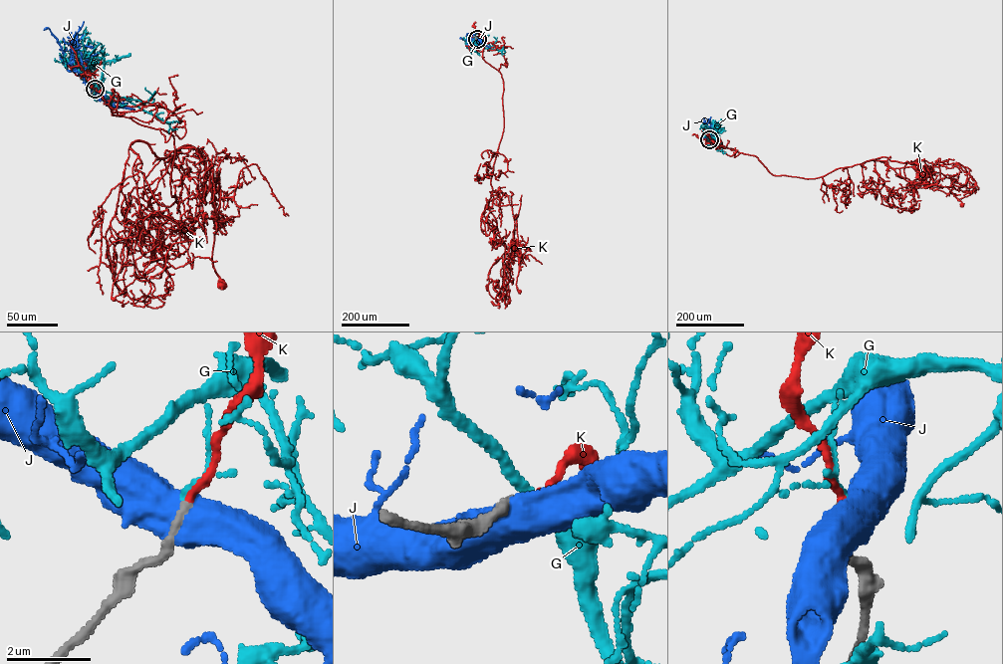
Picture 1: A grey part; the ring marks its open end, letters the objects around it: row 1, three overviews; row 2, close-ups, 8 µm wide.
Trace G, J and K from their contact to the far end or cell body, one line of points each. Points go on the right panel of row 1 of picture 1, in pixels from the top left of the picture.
G: (709, 139), (715, 138), (712, 131), (716, 127), (707, 130)
J: (709, 139), (708, 133), (713, 129), (708, 119)
K: (709, 139), (756, 156), (773, 175), (807, 178), (882, 157), (918, 159), (923, 179), (961, 204)

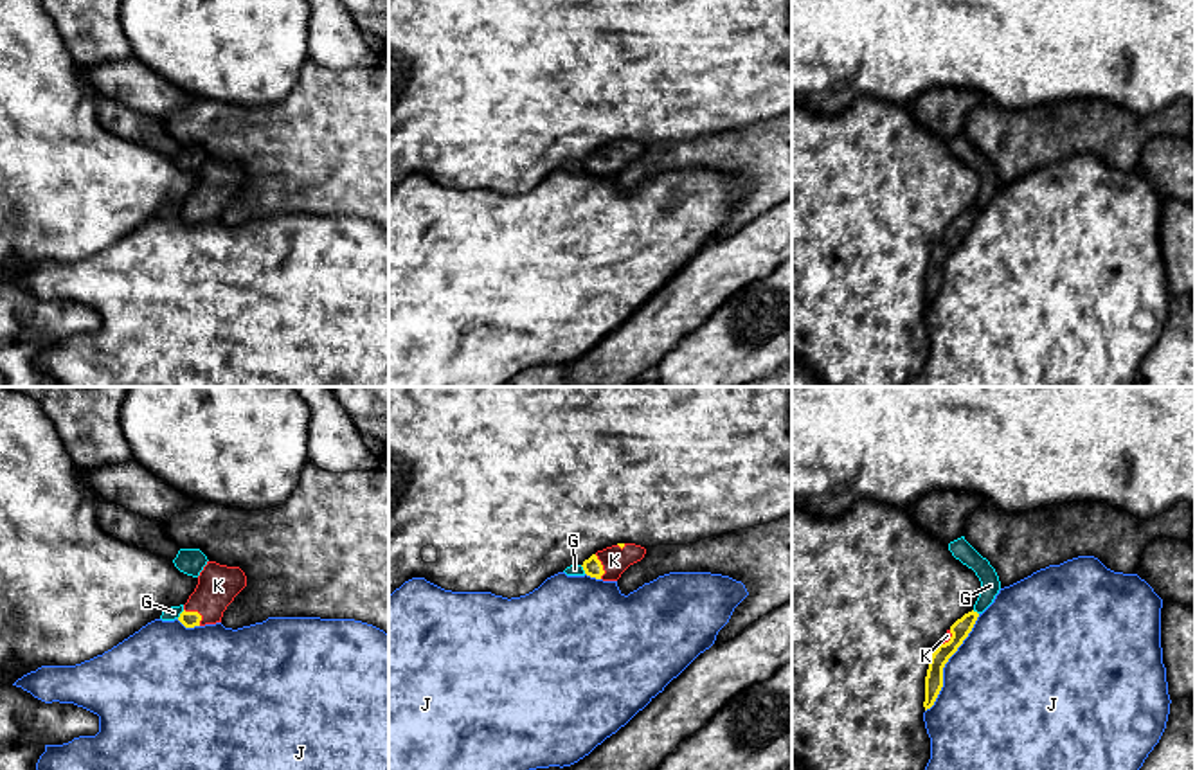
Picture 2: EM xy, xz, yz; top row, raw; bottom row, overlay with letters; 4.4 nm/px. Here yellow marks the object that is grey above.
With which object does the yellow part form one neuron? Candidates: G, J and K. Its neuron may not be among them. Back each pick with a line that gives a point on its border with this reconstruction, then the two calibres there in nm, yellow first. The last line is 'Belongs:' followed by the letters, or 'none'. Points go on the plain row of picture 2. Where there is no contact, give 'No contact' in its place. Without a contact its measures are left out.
K: Touches yellow at xy (197, 209). Thickness 80 nm (yellow) against 180 nm
Belongs: K

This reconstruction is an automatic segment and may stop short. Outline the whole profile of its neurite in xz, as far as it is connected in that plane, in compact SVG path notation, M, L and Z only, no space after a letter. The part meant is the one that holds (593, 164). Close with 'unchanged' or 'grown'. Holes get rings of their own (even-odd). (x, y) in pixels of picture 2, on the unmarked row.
M617 140L598 148L589 157L583 158L583 167L587 173L617 178L621 171L633 160L641 158L646 151L646 146L635 140Z; grown

